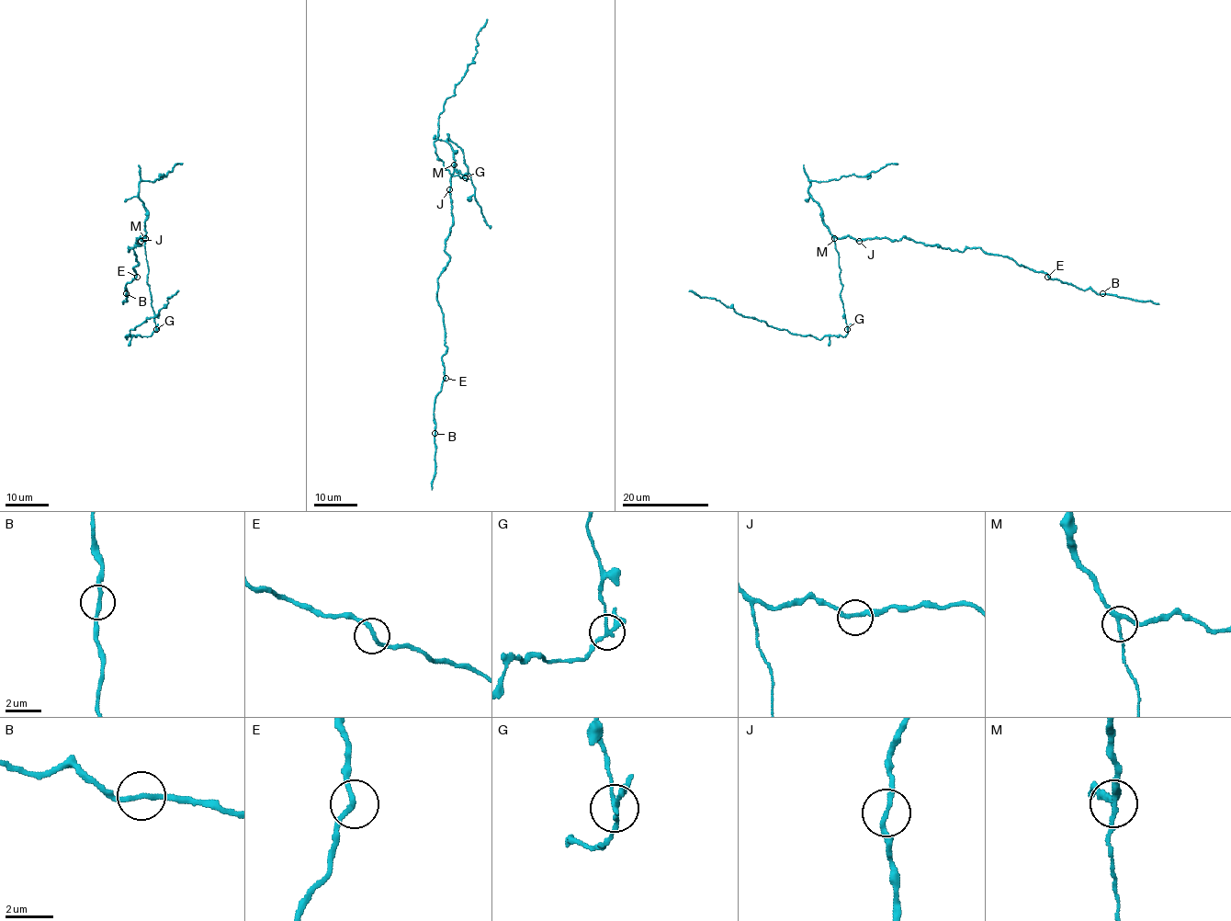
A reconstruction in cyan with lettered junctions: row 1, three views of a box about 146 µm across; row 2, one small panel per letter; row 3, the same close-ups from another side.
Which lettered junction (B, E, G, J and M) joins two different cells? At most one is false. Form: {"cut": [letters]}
{"cut": ["G"]}

